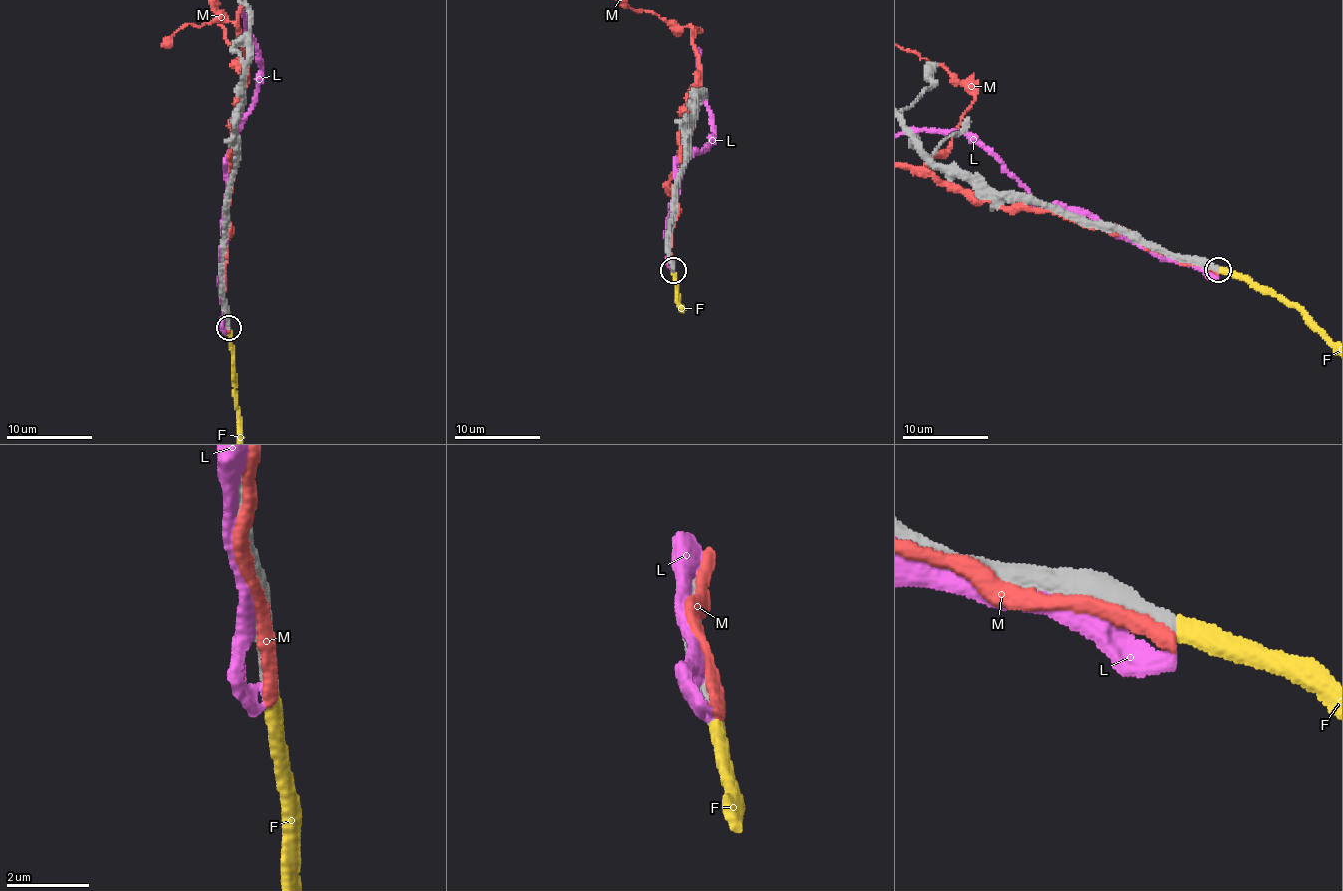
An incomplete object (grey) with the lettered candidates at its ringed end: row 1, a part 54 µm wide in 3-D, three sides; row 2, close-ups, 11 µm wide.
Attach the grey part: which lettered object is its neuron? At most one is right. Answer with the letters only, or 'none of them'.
F

